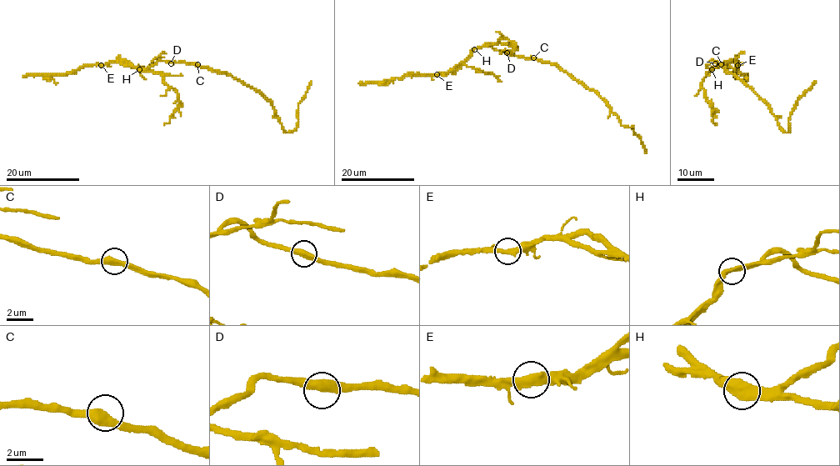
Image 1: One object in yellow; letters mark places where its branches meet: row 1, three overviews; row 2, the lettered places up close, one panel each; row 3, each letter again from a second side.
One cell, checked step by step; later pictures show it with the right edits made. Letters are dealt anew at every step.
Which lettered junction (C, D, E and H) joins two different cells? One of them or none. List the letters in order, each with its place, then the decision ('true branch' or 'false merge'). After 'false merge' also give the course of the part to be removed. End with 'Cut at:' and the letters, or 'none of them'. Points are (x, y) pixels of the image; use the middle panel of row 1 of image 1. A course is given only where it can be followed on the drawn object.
C: place (533, 57); true branch
D: place (507, 52); true branch
E: place (437, 74); true branch
H: place (474, 49); true branch
Cut at: none of them

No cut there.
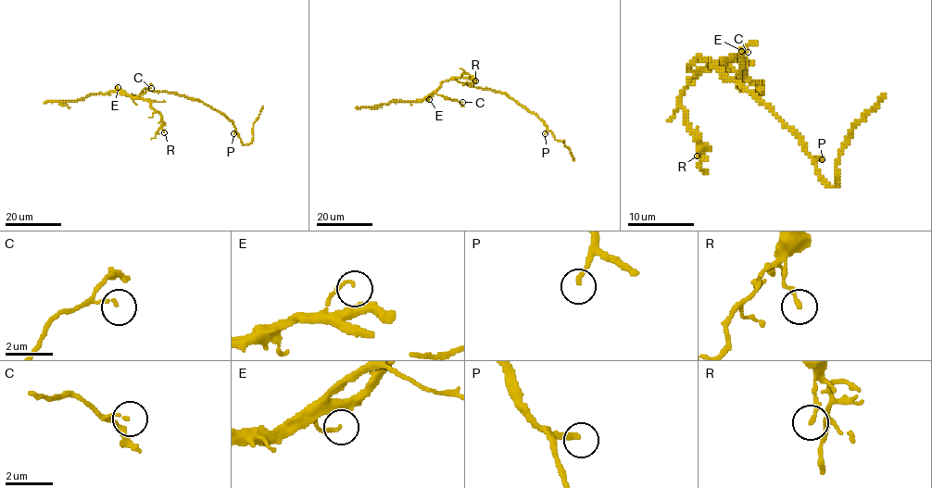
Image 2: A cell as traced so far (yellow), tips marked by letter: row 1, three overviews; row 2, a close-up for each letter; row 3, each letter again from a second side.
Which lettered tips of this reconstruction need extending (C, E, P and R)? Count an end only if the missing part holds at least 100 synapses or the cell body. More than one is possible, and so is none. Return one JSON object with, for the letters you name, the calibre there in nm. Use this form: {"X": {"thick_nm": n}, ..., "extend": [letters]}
{"P": {"thick_nm": 200}, "extend": ["P"]}

